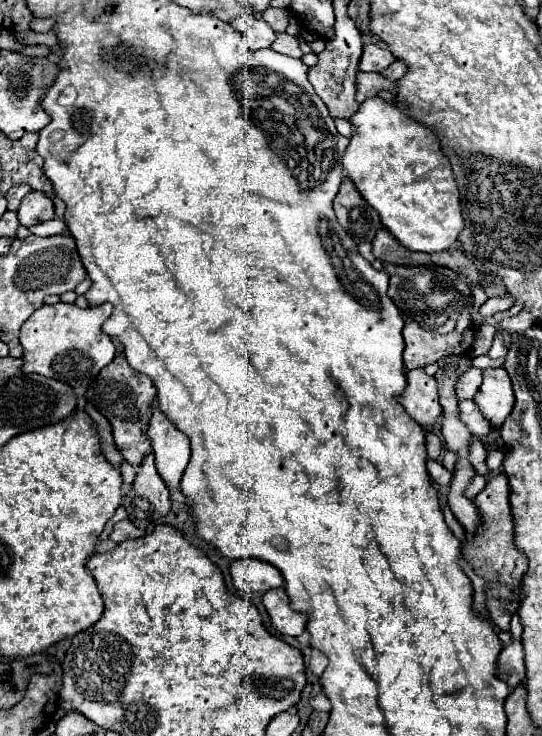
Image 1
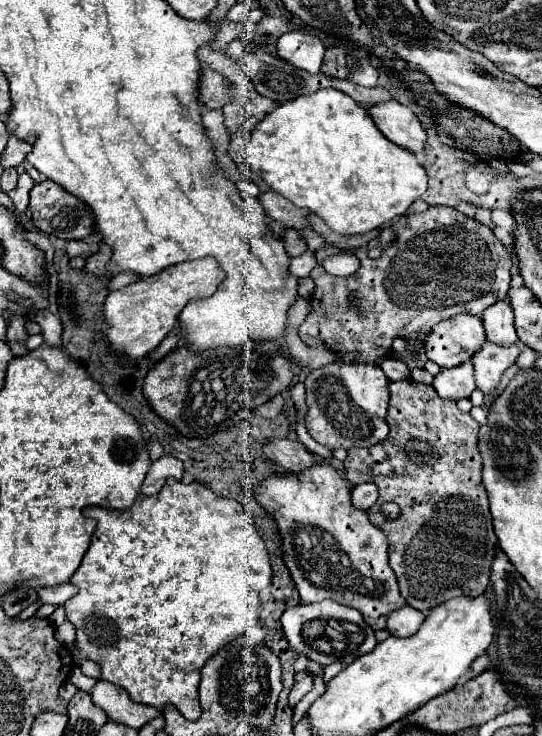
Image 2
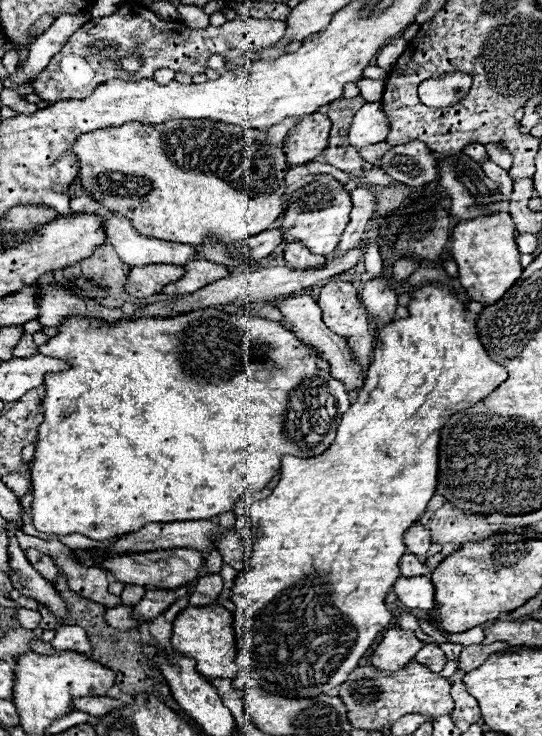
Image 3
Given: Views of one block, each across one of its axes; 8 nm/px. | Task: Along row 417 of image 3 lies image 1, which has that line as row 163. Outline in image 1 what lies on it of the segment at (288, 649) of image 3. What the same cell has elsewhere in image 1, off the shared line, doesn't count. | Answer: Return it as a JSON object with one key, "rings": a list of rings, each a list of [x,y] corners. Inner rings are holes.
{"rings":[[[380,96],[362,102],[350,122],[352,138],[342,156],[342,164],[352,182],[356,182],[356,188],[362,192],[364,200],[380,214],[380,220],[388,232],[414,252],[442,252],[454,246],[460,232],[466,228],[466,222],[460,206],[460,188],[456,184],[452,166],[440,148],[436,132],[424,124],[418,124]]]}

